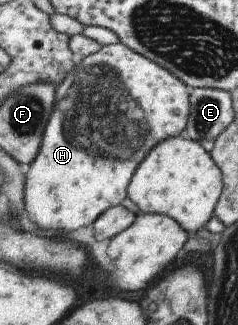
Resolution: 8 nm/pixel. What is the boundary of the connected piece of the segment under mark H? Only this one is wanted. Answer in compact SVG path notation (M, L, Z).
M120 42L116 44L106 44L96 53L88 55L76 60L74 69L55 86L55 101L50 117L46 121L40 147L36 153L36 157L28 164L25 177L23 181L23 211L24 218L31 224L31 226L40 229L40 231L53 232L53 233L70 233L79 227L86 227L90 225L100 213L104 213L106 209L120 205L122 199L127 197L127 185L130 181L132 172L135 167L140 163L140 160L152 149L158 141L168 139L168 137L176 137L180 135L180 131L184 129L188 119L188 87L185 86L177 77L162 69L159 65L148 61L145 57L138 55L135 51L128 49L128 46L122 45Z

